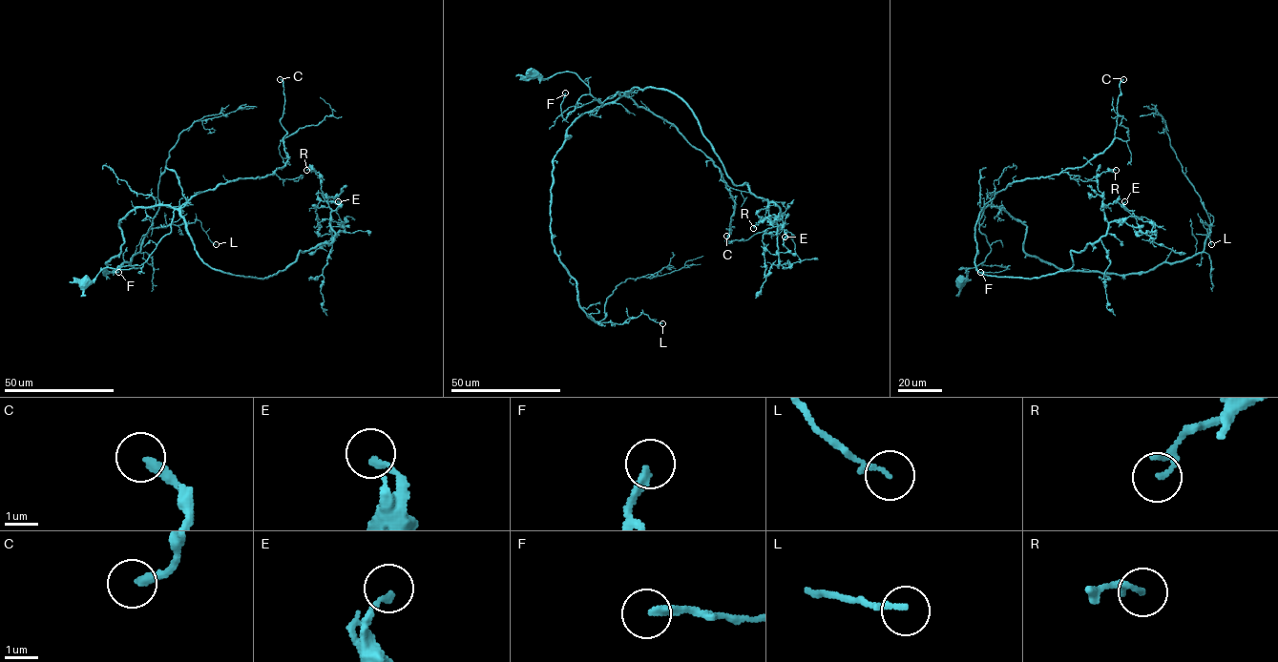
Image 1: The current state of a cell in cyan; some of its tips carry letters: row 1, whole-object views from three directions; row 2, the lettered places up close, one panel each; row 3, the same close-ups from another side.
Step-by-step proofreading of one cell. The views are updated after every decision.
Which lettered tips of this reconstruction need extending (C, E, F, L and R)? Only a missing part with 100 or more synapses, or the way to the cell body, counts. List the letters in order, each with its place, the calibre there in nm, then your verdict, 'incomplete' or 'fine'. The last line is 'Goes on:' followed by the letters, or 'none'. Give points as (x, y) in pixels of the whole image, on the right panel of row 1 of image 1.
C: (1123, 79) | 280 nm | fine
E: (1124, 201) | 180 nm | fine
F: (980, 272) | 240 nm | fine
L: (1211, 244) | 170 nm | fine
R: (1116, 170) | 120 nm | fine
Goes on: none

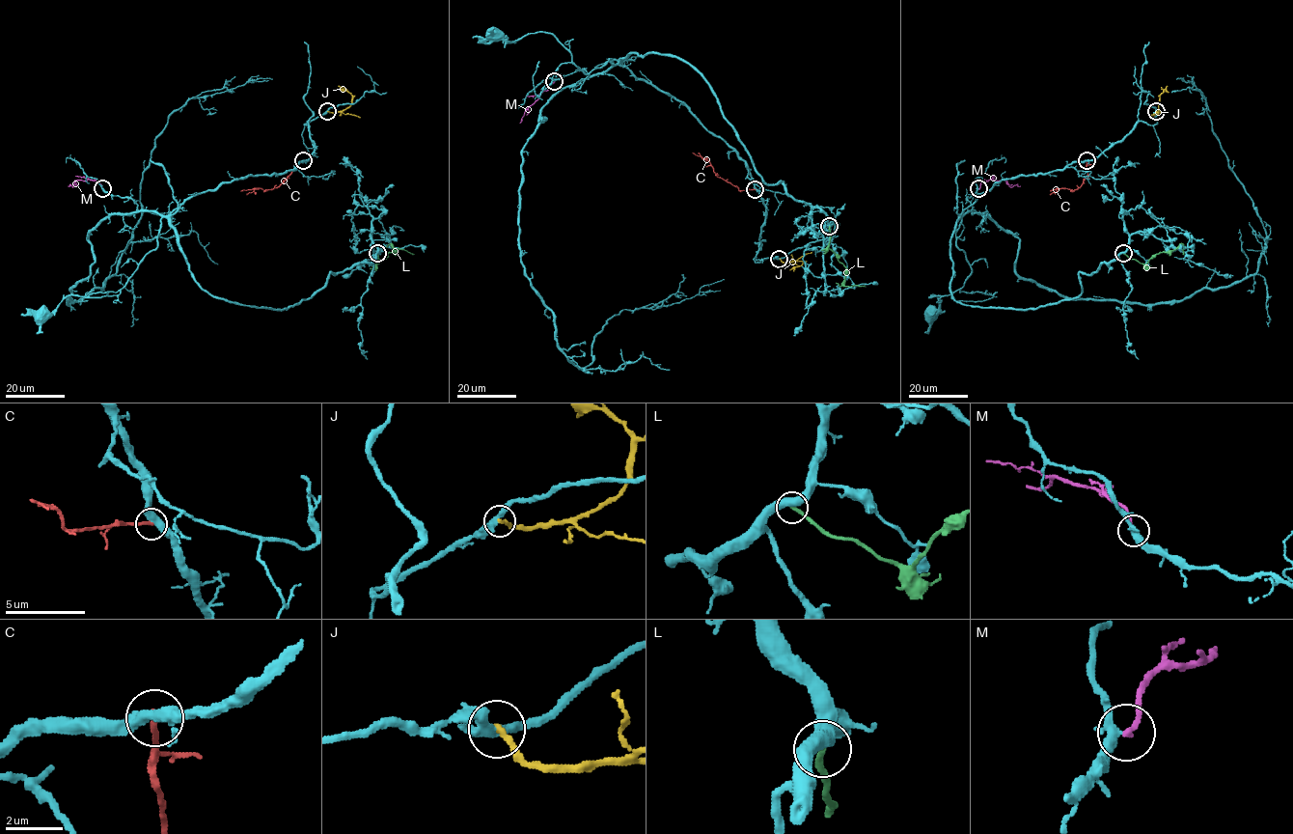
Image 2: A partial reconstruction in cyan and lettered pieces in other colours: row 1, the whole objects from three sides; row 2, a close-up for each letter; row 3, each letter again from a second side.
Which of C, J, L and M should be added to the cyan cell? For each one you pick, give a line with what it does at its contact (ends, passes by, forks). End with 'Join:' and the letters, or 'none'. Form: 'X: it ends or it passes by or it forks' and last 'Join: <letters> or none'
M: it ends
Join: M

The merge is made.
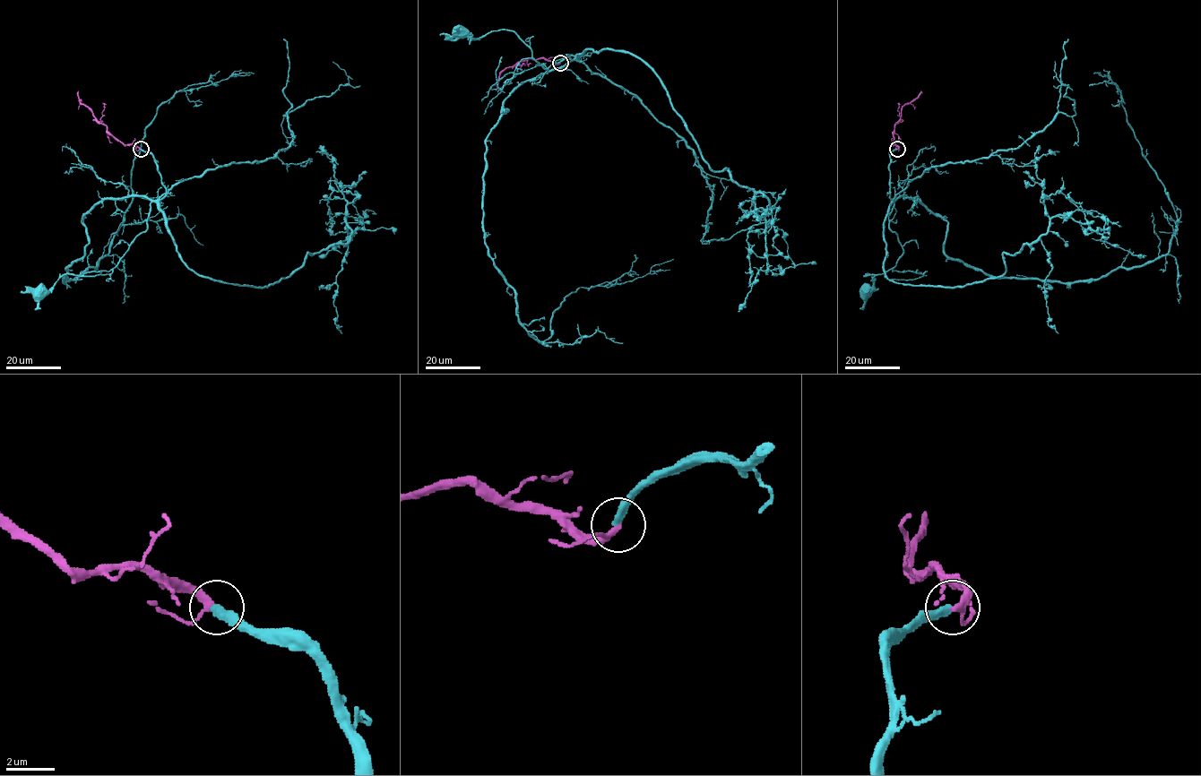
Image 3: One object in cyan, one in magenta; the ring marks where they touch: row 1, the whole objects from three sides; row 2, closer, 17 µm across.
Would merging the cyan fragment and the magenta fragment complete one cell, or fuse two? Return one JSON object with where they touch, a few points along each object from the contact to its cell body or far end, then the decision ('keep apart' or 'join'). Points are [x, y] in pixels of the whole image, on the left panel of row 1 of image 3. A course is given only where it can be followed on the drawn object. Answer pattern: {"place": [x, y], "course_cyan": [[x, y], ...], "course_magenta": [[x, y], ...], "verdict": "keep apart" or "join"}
{"place": [141, 149], "course_cyan": [[141, 149], [152, 155], [166, 190], [151, 202], [147, 228], [110, 273], [64, 274], [49, 291], [40, 291]], "course_magenta": [[141, 149], [117, 141], [82, 104], [78, 90]], "verdict": "join"}

